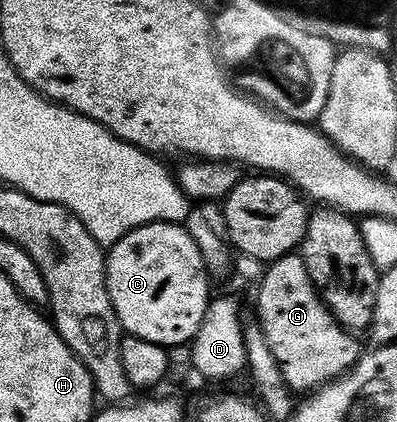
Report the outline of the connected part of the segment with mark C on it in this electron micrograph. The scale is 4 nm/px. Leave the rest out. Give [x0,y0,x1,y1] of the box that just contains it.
[104,223,210,347]

